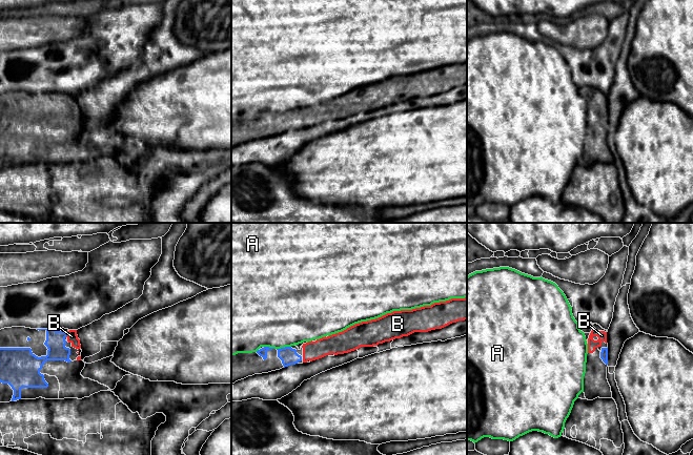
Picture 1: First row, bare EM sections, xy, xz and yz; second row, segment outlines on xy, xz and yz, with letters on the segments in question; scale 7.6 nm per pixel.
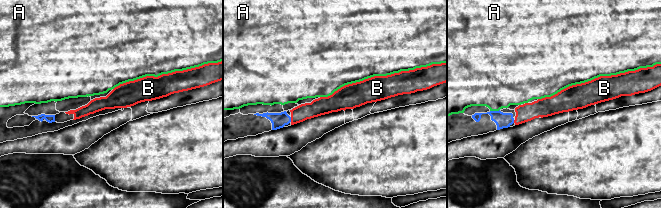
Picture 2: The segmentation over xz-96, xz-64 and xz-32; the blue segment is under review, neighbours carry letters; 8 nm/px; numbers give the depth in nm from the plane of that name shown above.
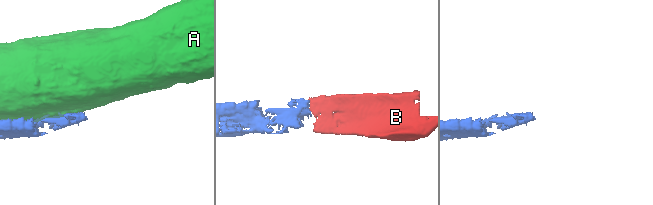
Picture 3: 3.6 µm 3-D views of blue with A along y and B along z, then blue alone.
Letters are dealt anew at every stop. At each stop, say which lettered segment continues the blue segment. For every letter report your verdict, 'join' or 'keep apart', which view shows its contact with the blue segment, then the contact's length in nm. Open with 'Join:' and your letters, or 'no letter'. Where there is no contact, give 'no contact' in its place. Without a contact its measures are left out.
Join: B
A: keep apart; meets blue in xz; contact 110 nm long
B: join; meets blue in xy; contact 40 nm long

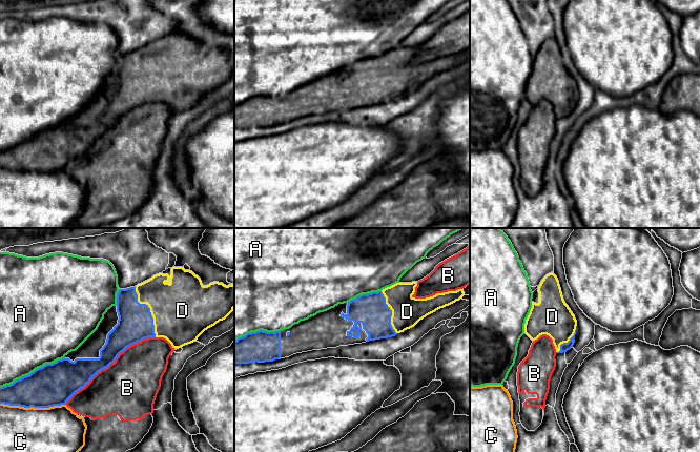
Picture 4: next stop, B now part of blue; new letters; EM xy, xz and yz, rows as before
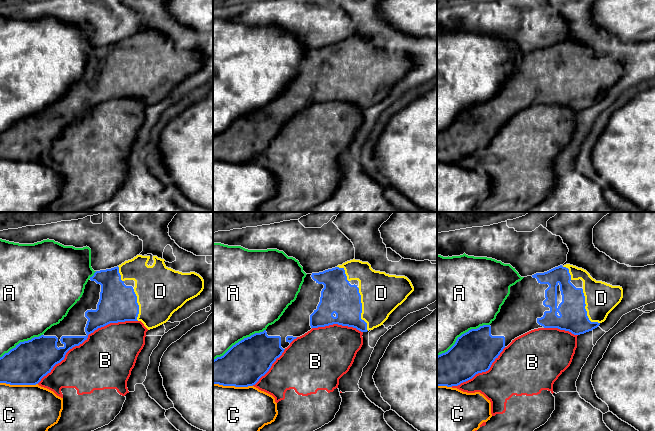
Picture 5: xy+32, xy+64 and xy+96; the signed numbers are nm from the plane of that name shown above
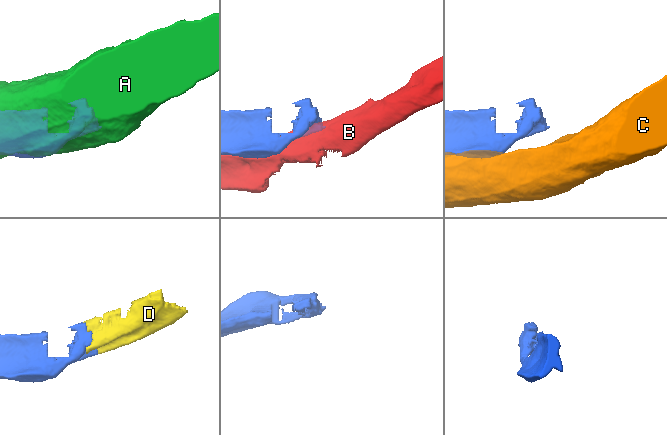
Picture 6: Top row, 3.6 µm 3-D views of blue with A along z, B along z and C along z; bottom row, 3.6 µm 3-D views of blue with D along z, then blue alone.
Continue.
Join: D
A: keep apart; meets blue in xy; contact 550 nm long
B: keep apart; meets blue in xy; contact 850 nm long
C: keep apart; meets blue in xy; contact 500 nm long
D: join; meets blue in xz; contact 340 nm long

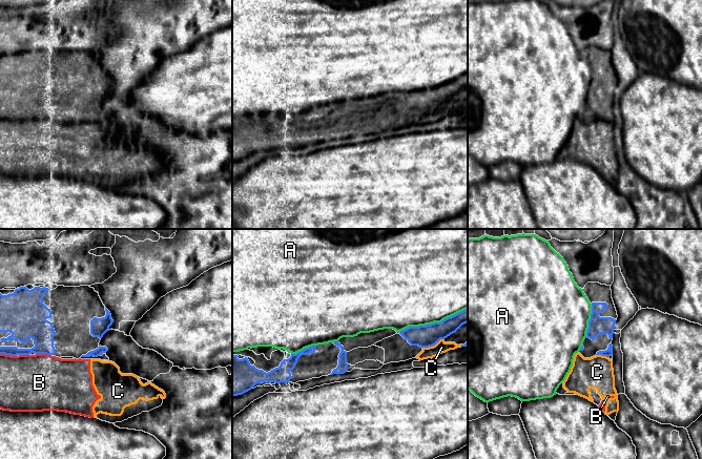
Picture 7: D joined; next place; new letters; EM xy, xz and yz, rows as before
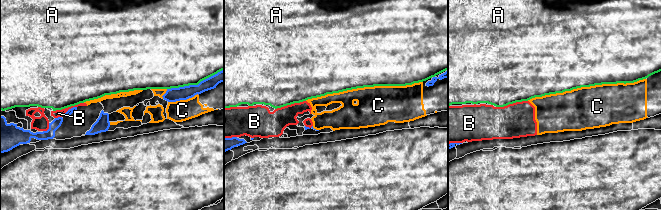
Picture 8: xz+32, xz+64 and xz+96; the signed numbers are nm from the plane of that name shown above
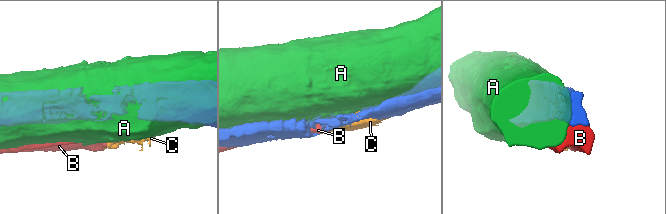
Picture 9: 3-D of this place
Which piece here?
Join: no letter
A: keep apart; meets blue in xz; contact 550 nm long
B: keep apart; meets blue in xy; contact 120 nm long
C: keep apart; meets blue in xz; contact 180 nm long

